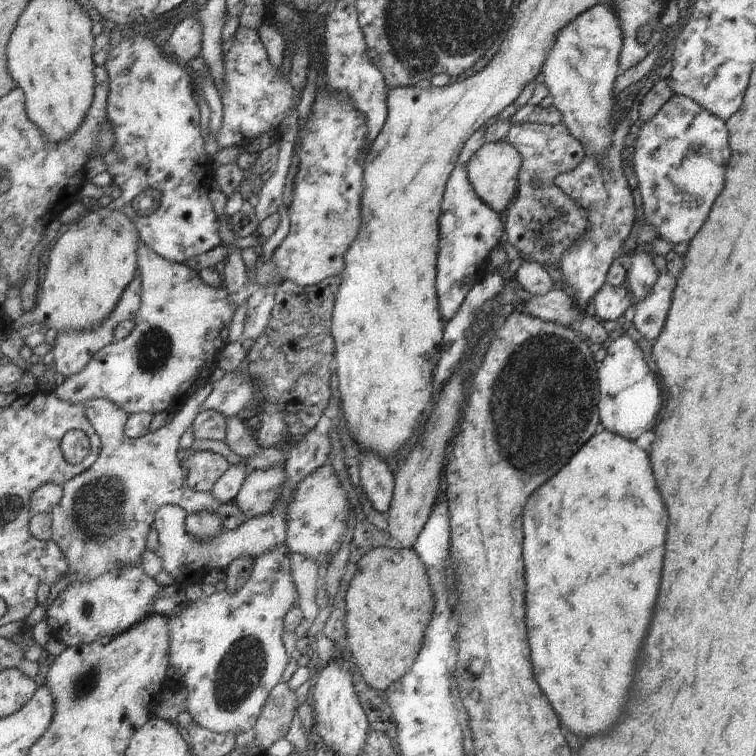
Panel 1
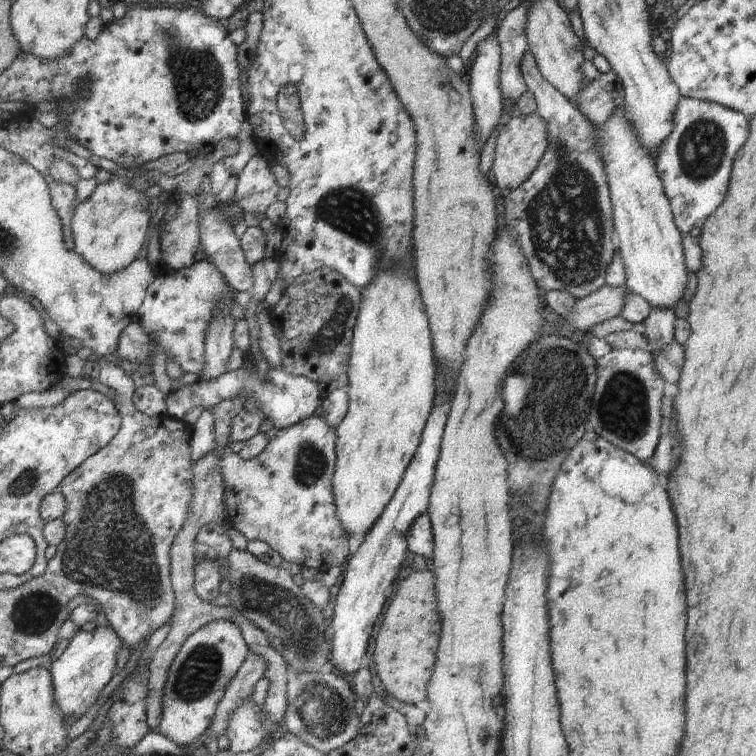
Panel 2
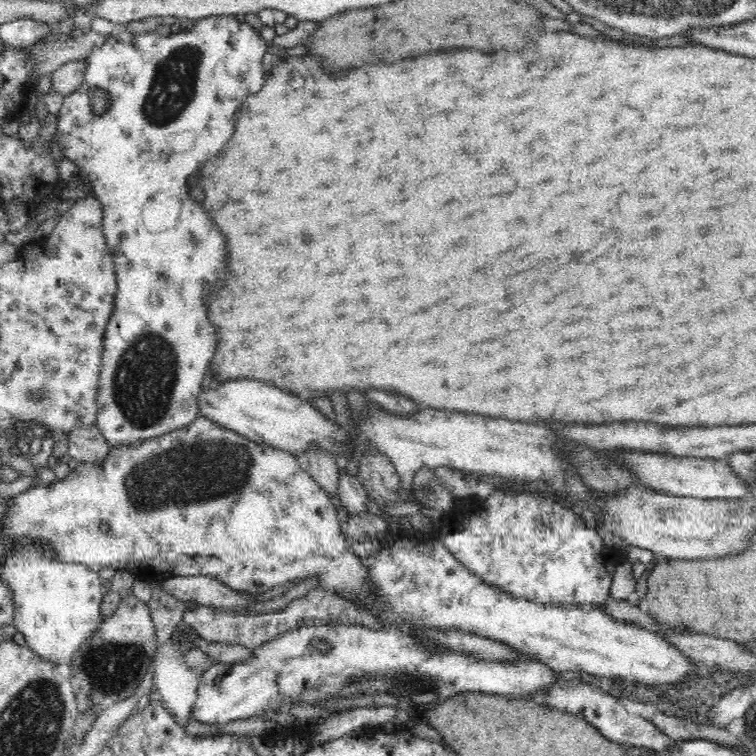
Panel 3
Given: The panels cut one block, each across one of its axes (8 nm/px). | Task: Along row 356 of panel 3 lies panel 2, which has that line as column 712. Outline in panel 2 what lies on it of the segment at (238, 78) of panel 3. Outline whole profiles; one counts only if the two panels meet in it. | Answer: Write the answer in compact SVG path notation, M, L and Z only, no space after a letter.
M681 97L678 101L674 127L654 158L654 164L671 205L675 225L682 233L687 234L695 224L701 224L717 204L721 204L727 190L731 160L747 138L747 118L709 101L691 97Z

